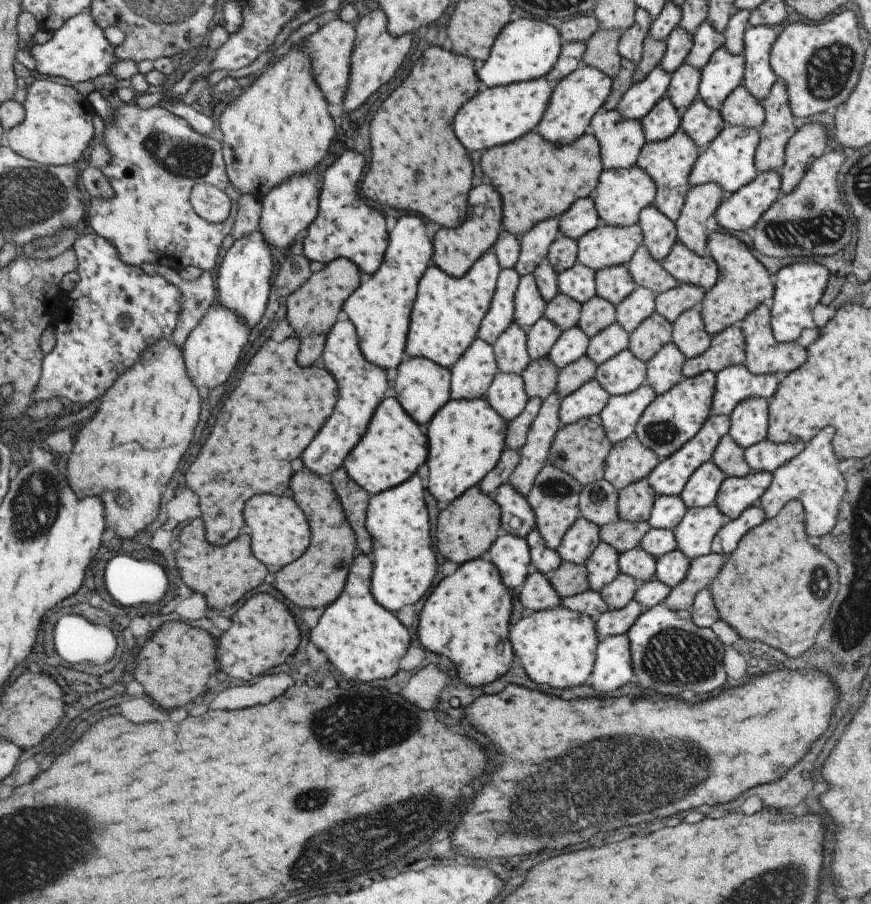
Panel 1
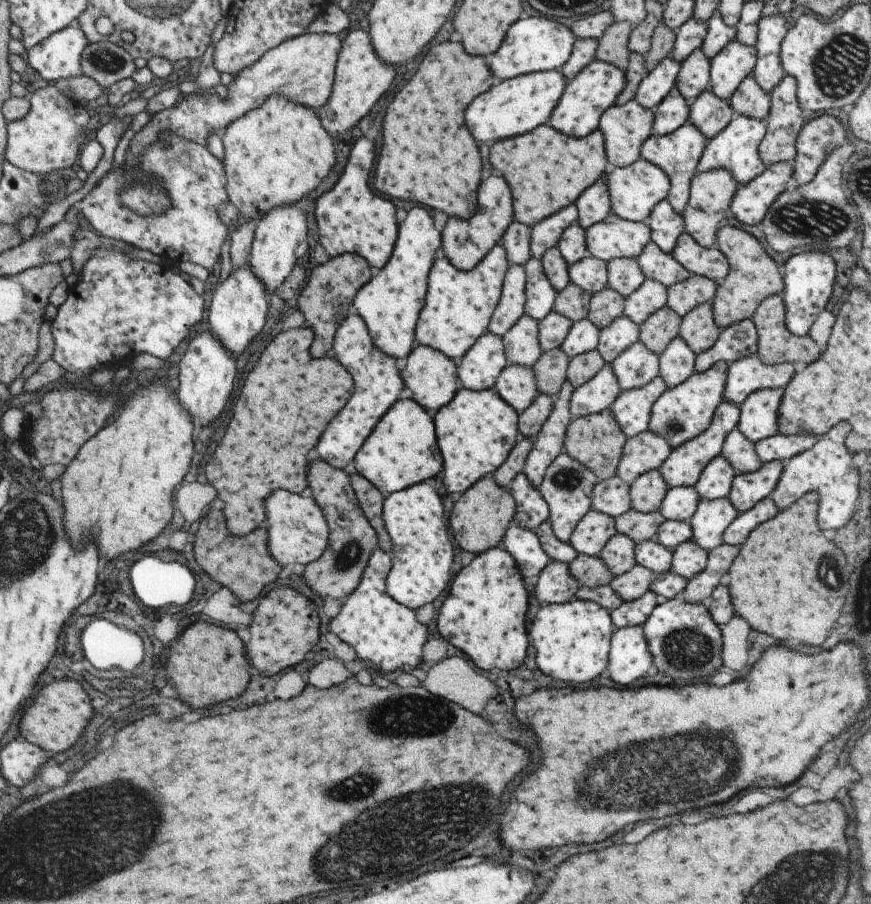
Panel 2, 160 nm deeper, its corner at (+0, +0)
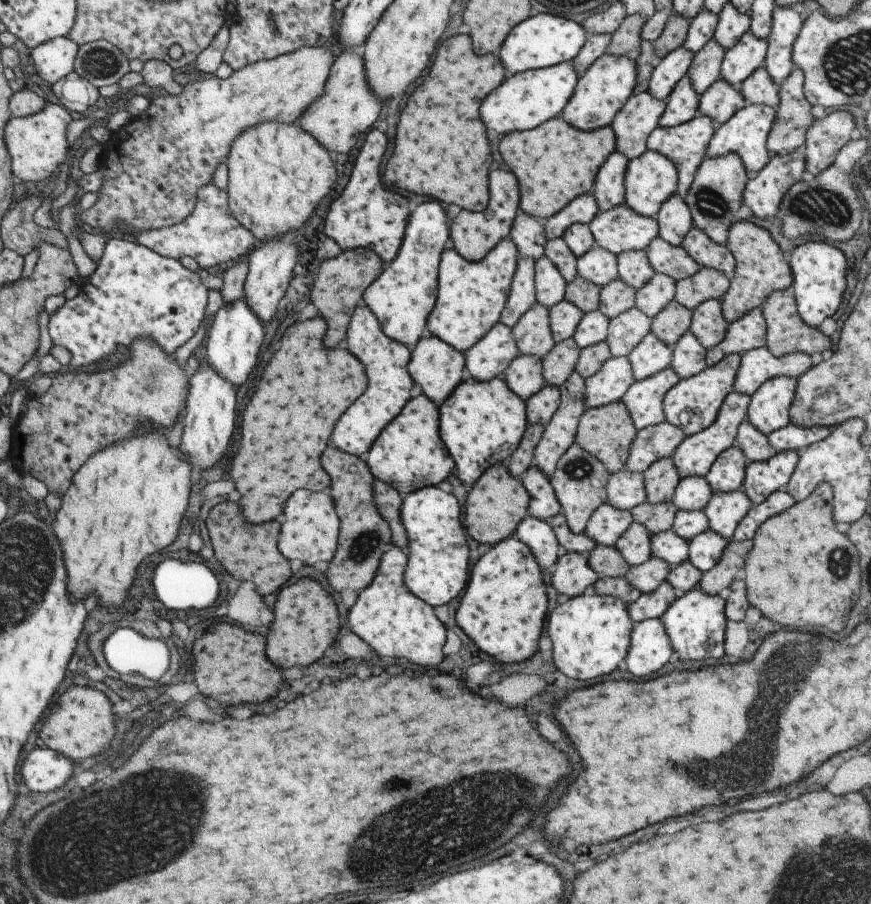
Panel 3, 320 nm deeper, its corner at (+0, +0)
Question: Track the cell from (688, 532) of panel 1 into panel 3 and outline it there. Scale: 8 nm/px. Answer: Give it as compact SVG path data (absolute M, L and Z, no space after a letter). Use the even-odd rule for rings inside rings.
M739 488L726 493L713 492L702 511L707 517L708 529L731 540L737 523L752 506L750 498Z

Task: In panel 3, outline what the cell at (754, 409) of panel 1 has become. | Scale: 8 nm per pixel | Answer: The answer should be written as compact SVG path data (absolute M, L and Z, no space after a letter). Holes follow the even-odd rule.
M777 375L763 382L750 396L745 419L765 436L787 425L796 380L795 377Z

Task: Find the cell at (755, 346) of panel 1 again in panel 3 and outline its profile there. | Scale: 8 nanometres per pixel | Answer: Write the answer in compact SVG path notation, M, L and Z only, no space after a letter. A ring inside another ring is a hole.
M791 287L768 294L760 308L766 324L765 347L774 357L792 352L802 352L810 356L831 348L831 340L827 338L826 334L823 334L818 328L805 324L801 320L796 309L796 300Z

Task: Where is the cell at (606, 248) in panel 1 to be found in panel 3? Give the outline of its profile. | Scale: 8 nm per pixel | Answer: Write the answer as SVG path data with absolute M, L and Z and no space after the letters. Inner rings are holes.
M625 204L599 212L588 222L588 227L595 246L614 255L623 251L645 250L658 235L654 217L641 216Z

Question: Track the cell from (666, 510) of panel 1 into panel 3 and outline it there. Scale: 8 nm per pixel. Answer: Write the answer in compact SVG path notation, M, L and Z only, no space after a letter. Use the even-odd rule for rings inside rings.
M688 476L677 483L671 502L679 511L702 510L712 494L704 476Z

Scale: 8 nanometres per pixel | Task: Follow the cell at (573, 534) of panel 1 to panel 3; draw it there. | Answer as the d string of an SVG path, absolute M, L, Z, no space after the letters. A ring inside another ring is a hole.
M603 503L590 516L583 533L597 545L613 547L631 523L630 509L618 509L609 503Z

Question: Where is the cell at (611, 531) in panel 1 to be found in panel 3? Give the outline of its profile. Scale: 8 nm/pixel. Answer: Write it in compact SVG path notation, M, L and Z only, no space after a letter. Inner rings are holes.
M646 500L630 509L632 522L645 526L649 534L671 529L676 512L677 508L671 501L651 504Z

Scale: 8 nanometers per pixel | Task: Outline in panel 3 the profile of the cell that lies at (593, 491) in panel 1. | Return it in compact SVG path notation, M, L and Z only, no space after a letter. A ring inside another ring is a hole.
M621 469L606 482L606 502L618 509L632 509L646 501L642 473Z

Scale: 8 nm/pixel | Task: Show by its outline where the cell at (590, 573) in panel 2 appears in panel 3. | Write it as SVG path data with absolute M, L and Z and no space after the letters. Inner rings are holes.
M595 545L587 556L587 564L599 577L623 577L630 567L615 547L603 545Z

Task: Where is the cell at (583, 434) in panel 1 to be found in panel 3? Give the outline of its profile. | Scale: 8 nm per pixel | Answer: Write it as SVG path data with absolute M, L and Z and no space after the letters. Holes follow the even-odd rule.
M619 400L603 406L585 409L580 416L574 442L589 454L596 456L597 460L604 464L607 472L612 475L614 472L624 468L629 447L636 432L637 430L625 405Z

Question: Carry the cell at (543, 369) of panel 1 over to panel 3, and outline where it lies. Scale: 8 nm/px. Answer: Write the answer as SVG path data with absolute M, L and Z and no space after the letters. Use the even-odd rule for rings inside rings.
M572 338L556 342L542 358L544 384L557 388L563 384L565 379L574 371L579 353L580 348Z

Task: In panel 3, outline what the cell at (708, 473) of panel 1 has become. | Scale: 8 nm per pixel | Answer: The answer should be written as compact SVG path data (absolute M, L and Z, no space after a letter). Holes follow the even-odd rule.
M733 444L717 455L704 477L713 492L734 491L742 486L746 466L747 460L744 454Z

